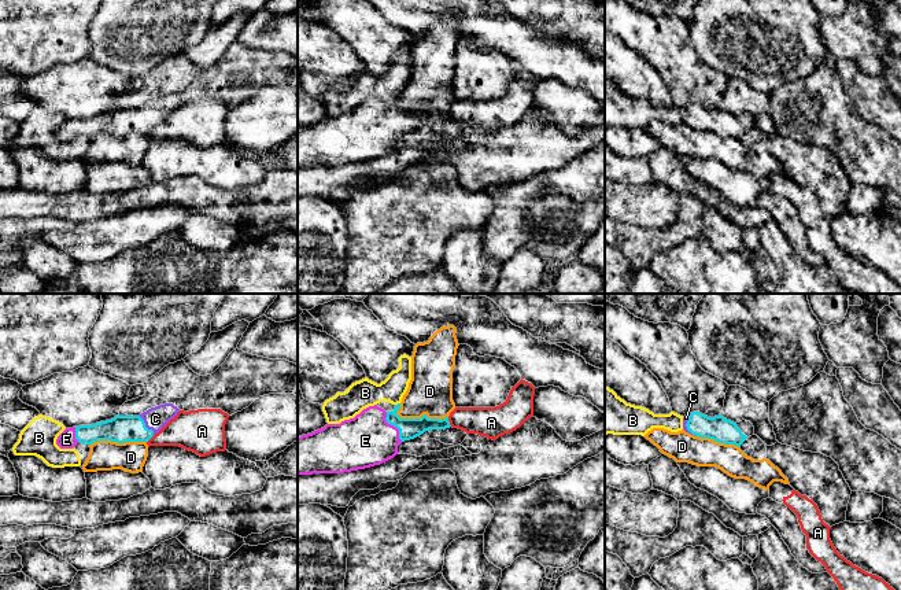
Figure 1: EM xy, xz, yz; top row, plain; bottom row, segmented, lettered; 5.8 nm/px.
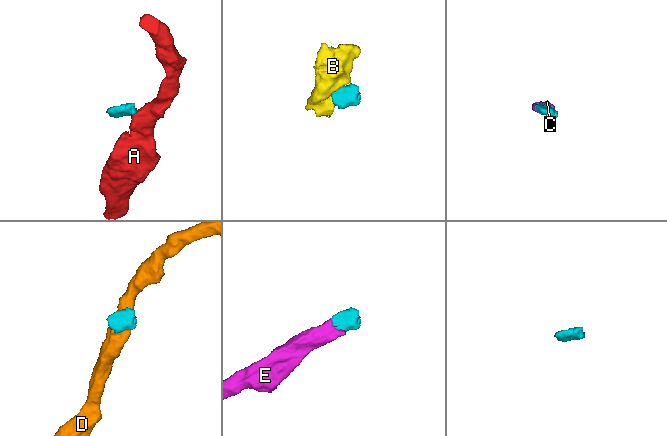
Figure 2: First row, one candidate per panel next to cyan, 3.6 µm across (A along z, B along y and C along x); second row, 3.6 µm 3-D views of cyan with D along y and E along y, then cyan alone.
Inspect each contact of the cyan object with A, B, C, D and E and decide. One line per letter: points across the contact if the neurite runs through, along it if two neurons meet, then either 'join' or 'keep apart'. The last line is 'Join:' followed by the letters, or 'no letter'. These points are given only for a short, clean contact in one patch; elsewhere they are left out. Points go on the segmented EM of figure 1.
A: border along xz (447, 417), (451, 426); keep apart
B: border along xz (399, 402), (395, 405); keep apart
C: join
D: border along xz (395, 412), (401, 417), (447, 417); keep apart
E: runs through xz (409, 428), (394, 426), (365, 441); join
Join: C, E

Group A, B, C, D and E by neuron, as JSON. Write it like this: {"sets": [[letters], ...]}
{"sets": [["A"], ["B"], ["C", "E"], ["D"]]}

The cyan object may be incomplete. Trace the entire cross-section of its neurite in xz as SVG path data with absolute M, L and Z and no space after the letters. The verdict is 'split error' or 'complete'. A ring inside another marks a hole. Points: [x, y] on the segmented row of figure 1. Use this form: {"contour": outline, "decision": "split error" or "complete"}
{"contour": "M400 403L395 405L392 412L385 412L377 405L363 409L354 418L344 420L340 424L326 424L324 428L298 438L298 475L313 473L344 473L358 469L380 465L398 454L398 446L414 439L429 429L450 428L448 417L428 418L400 418L396 412Z", "decision": "split error"}

